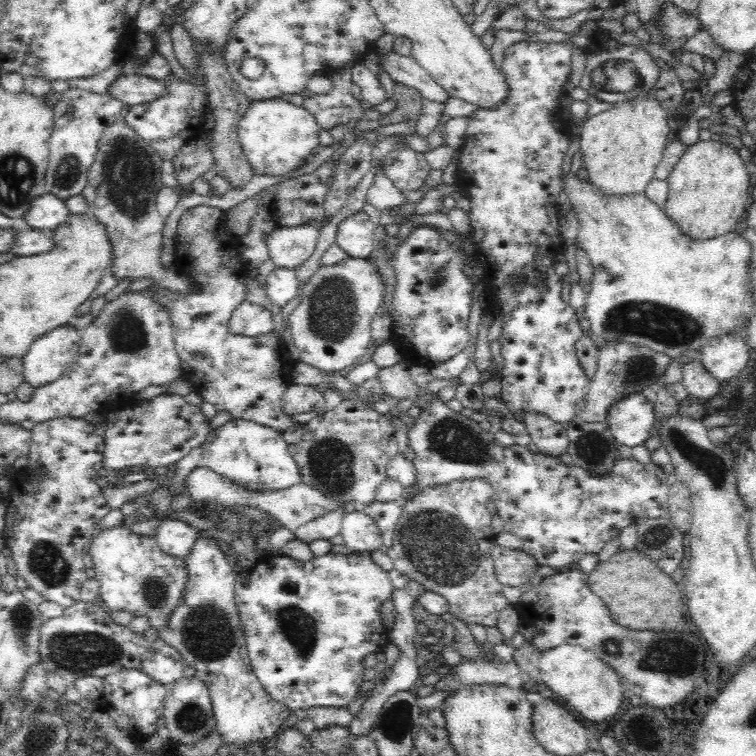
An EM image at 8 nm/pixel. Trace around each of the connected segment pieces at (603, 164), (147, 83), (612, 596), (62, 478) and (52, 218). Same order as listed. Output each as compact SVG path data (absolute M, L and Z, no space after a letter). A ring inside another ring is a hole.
M651 93L640 94L632 100L616 103L612 110L589 118L579 140L578 151L589 182L597 192L604 196L634 196L645 194L647 184L655 178L655 170L668 146L667 112L659 102L651 98Z
M124 71L106 88L106 94L128 106L150 102L165 92L163 79L154 80L147 76L138 76L135 72Z
M635 549L616 552L606 562L598 563L596 568L587 574L585 583L589 586L590 592L602 600L611 612L611 616L616 618L614 621L622 628L666 632L666 630L676 630L678 622L682 620L682 608L680 608L682 594L678 592L678 586L672 582L672 578L662 574L646 555L636 552Z
M55 418L36 423L31 431L28 466L12 479L12 490L5 497L5 548L10 552L18 574L28 583L28 588L66 610L81 601L80 592L89 579L82 556L98 530L98 523L110 511L102 489L96 484L98 470L103 468L103 423L92 426L83 418Z
M46 193L35 198L21 216L20 225L34 230L51 231L69 217L64 201L55 194Z

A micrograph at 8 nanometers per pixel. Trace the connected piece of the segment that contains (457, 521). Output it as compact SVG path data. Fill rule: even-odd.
M474 478L474 481L453 481L445 486L425 489L402 508L393 543L386 552L392 559L394 569L410 581L424 586L426 591L442 596L448 602L452 618L466 625L495 626L500 612L512 606L502 593L503 586L495 577L489 553L491 544L497 538L491 529L492 516L486 510L487 501L493 499L493 494L490 482L480 478Z

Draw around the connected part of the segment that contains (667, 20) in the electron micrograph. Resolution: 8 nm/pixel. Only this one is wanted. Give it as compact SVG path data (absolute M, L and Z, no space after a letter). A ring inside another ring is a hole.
M671 2L660 4L660 14L656 14L654 27L659 32L662 40L657 42L660 48L673 53L681 48L696 31L701 30L702 25L698 16L682 15Z

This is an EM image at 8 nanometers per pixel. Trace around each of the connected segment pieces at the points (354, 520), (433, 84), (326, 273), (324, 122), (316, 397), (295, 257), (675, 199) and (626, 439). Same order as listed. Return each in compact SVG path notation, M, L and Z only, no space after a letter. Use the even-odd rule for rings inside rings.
M356 508L343 516L338 540L354 554L366 554L383 544L374 521Z
M393 50L381 52L378 61L393 82L415 88L425 99L446 102L447 92L424 70L414 58L402 57Z
M344 258L338 264L330 264L312 272L300 286L299 302L289 316L290 330L295 345L300 350L300 360L324 372L338 373L346 366L365 358L372 338L372 320L383 301L383 286L378 271L366 259Z
M353 60L344 63L341 67L338 67L335 71L331 71L330 78L332 81L332 92L328 94L316 94L313 97L308 97L303 103L303 106L314 116L316 123L320 129L330 130L330 128L336 125L345 126L350 119L360 120L362 116L362 108L358 104L358 101L352 97L352 79L351 79L351 68L355 65Z
M292 384L284 393L282 407L287 415L300 412L316 412L318 416L326 413L326 399L320 387Z
M317 225L267 227L263 230L263 242L275 268L296 269L310 259L316 238Z
M698 141L686 152L667 176L665 215L690 240L710 240L734 231L751 201L754 177L748 174L738 150L732 144Z
M640 392L627 394L607 410L607 423L617 444L638 446L649 438L656 420L656 408Z

